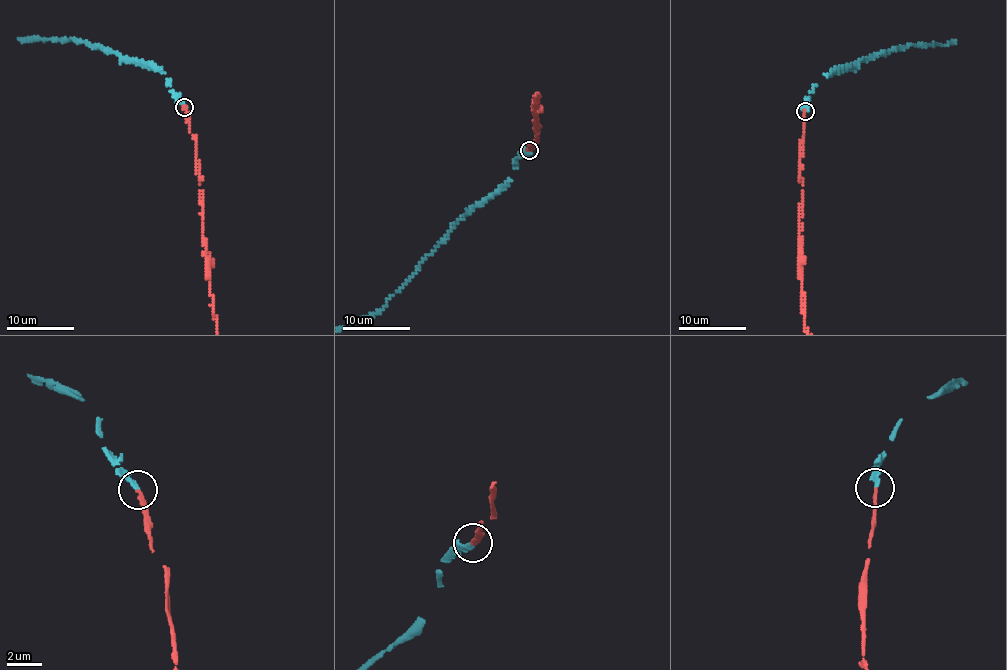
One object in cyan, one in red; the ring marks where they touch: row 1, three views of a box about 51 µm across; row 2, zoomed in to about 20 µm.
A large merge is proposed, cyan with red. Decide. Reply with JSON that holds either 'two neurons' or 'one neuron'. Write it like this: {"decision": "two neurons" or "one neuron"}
{"decision": "one neuron"}

